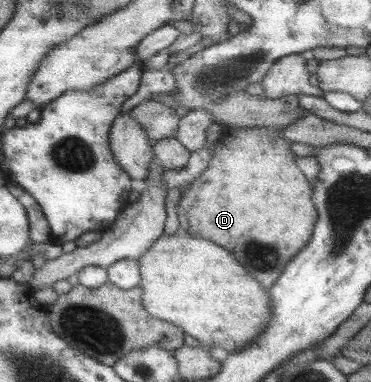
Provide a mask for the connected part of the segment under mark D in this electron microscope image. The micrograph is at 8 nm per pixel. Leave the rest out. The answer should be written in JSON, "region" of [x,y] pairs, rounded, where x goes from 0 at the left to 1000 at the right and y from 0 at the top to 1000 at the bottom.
{"region":[[[604,332],[604,356],[577,387],[569,429],[485,518],[477,542],[485,599],[536,623],[571,623],[577,634],[593,634],[593,644],[615,644],[615,654],[625,654],[636,675],[658,686],[668,712],[679,712],[685,728],[730,757],[782,683],[819,644],[833,641],[846,613],[860,565],[841,524],[849,490],[798,429],[803,408],[787,398],[787,372],[763,361],[749,338]]]}

